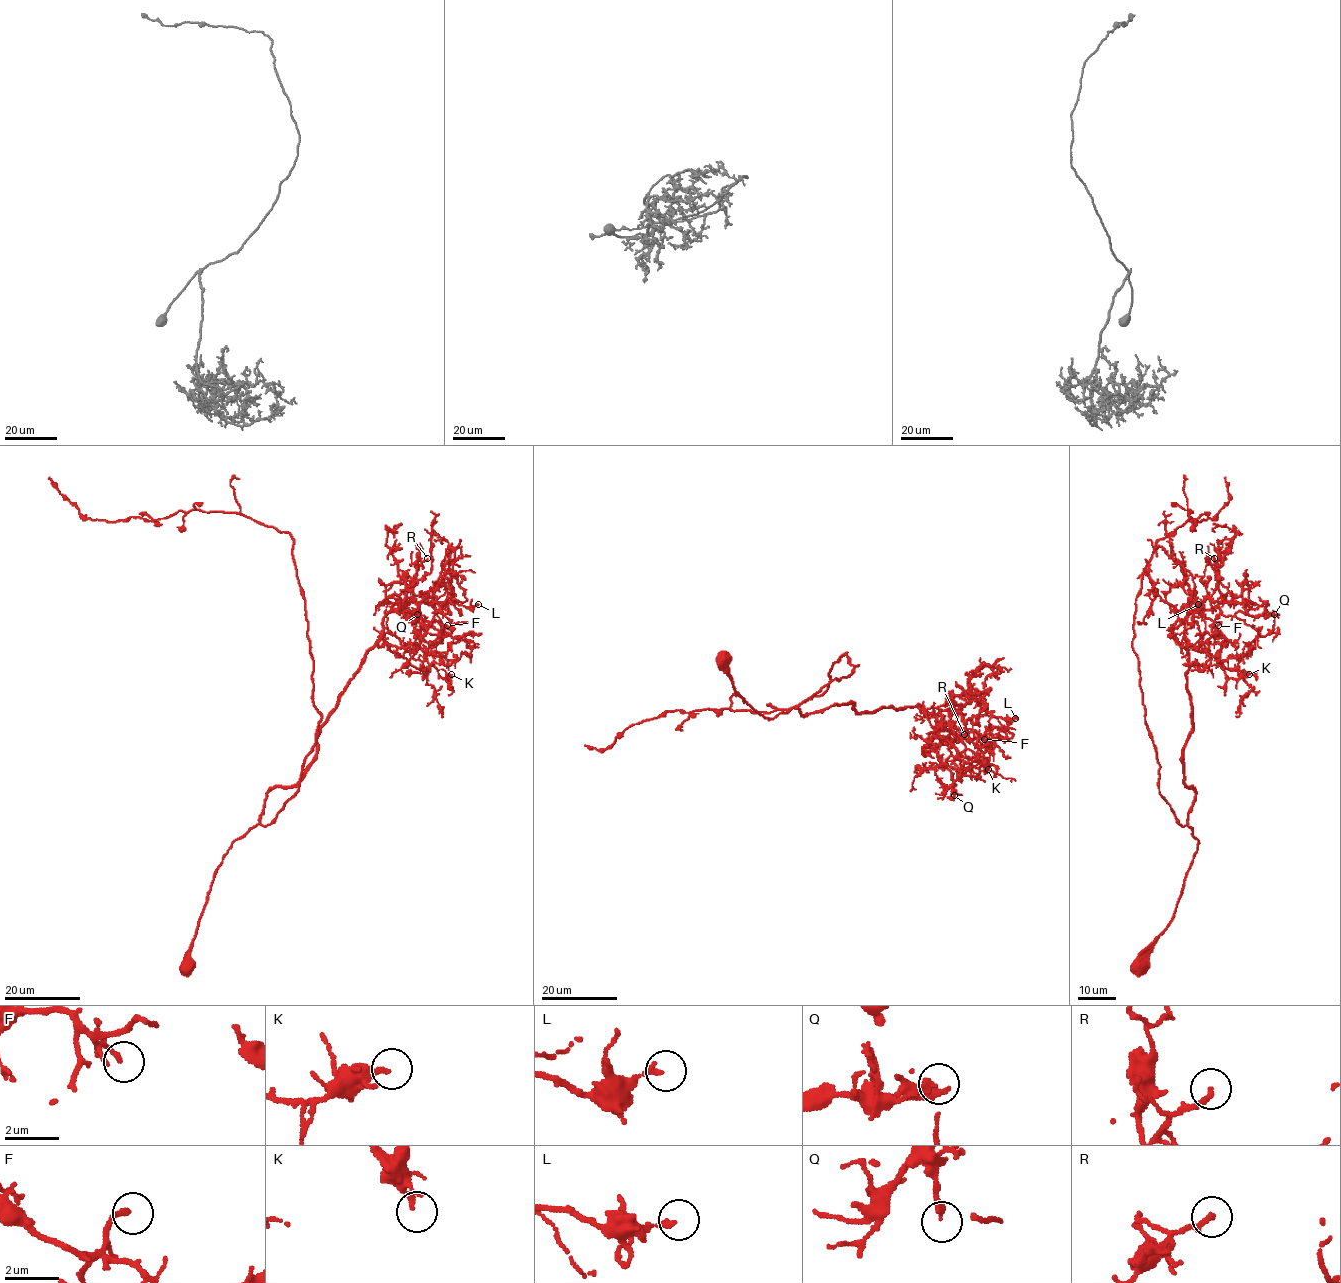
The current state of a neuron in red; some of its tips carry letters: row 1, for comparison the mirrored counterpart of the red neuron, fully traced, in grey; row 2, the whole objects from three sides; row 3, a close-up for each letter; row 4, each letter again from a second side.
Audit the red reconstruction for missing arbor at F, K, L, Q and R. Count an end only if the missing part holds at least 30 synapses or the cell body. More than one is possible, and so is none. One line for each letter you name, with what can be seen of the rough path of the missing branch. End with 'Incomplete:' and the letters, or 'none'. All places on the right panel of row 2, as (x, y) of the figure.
F: missing branch runs (1218, 625), (1220, 606), (1228, 601)
R: missing branch runs (1214, 558), (1199, 542), (1196, 529), (1198, 520), (1221, 497)
Incomplete: F, R

